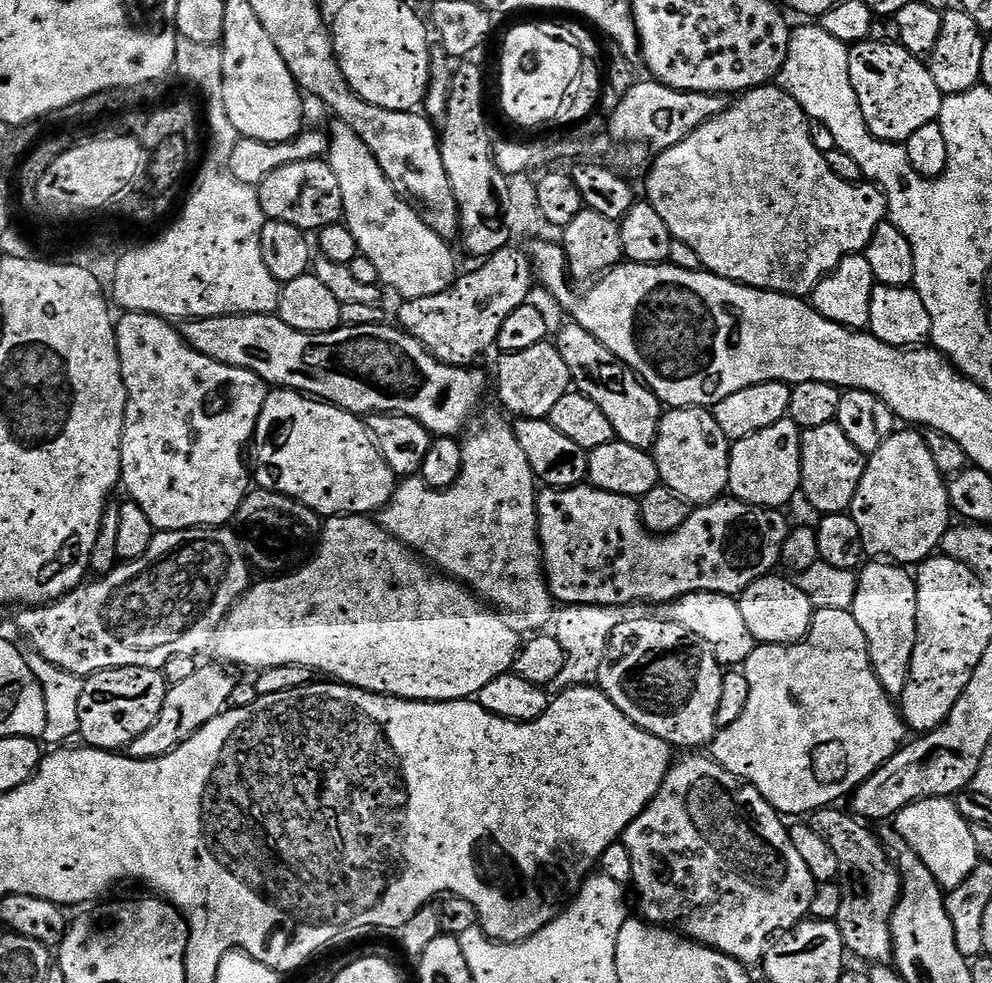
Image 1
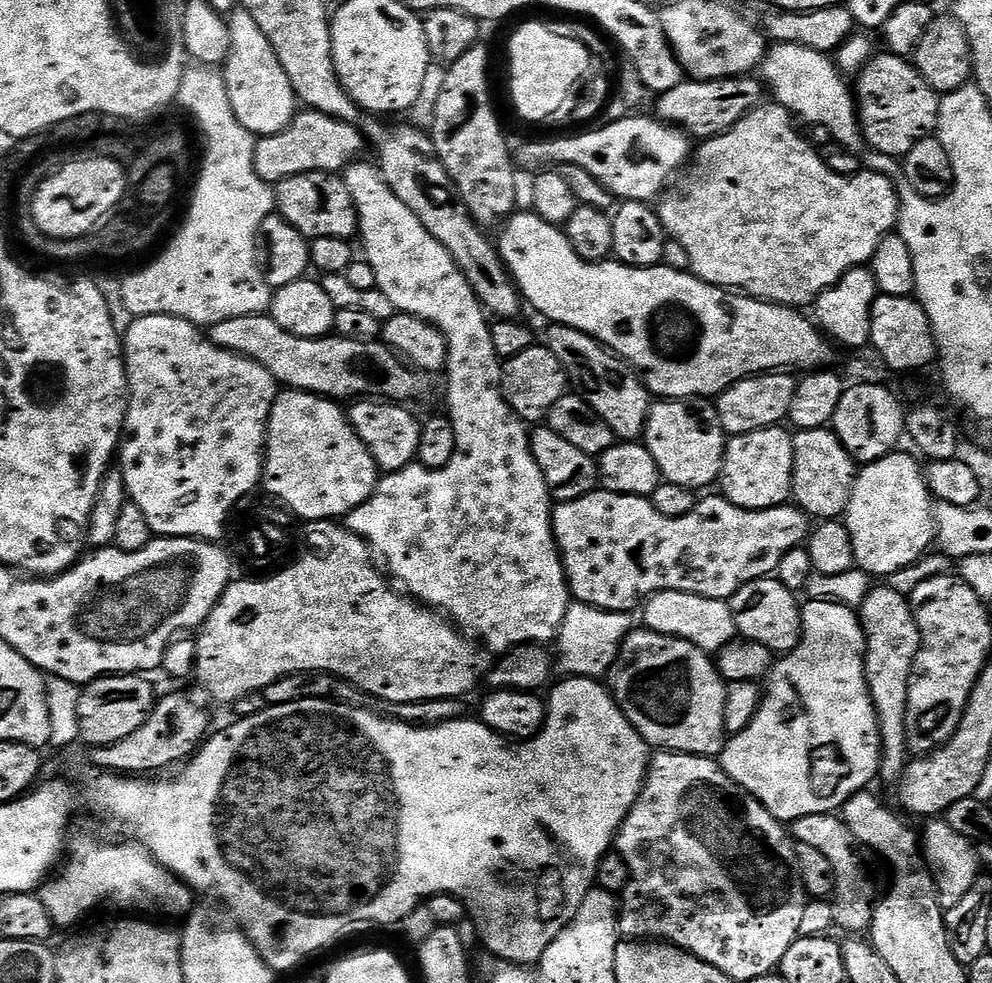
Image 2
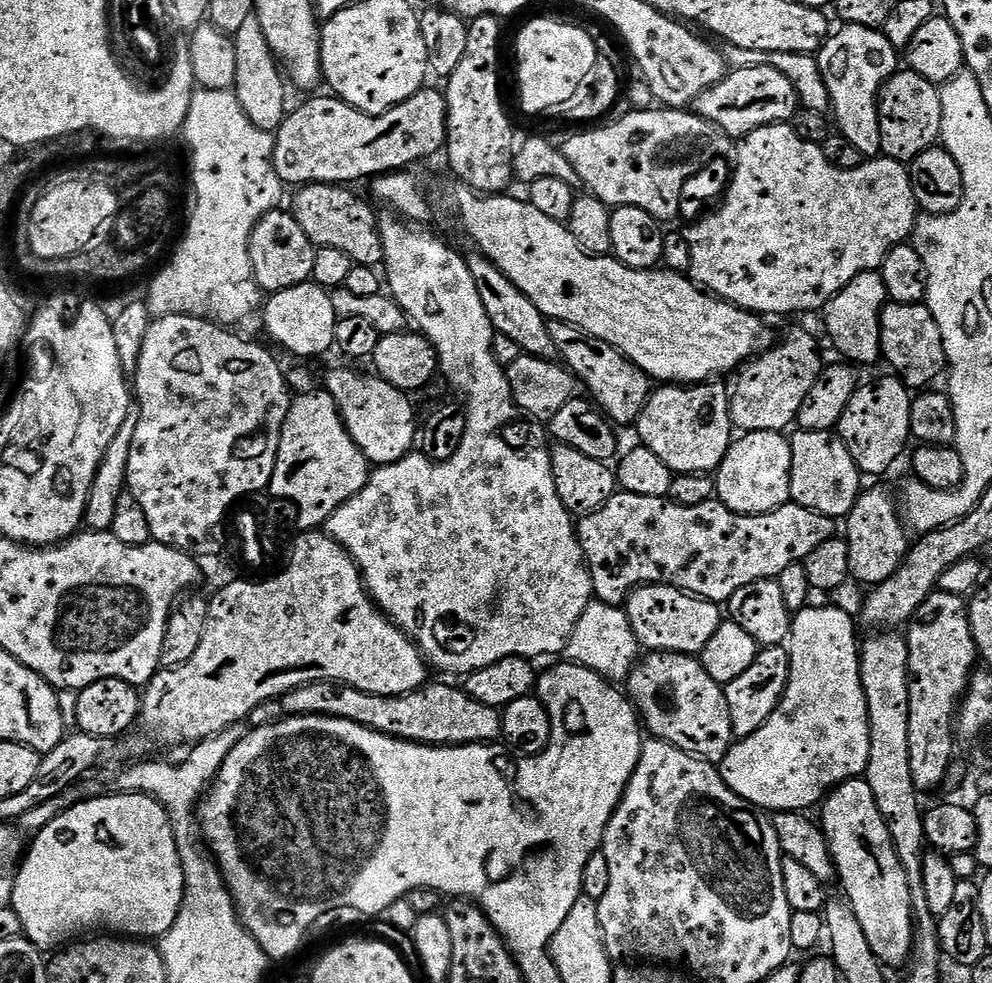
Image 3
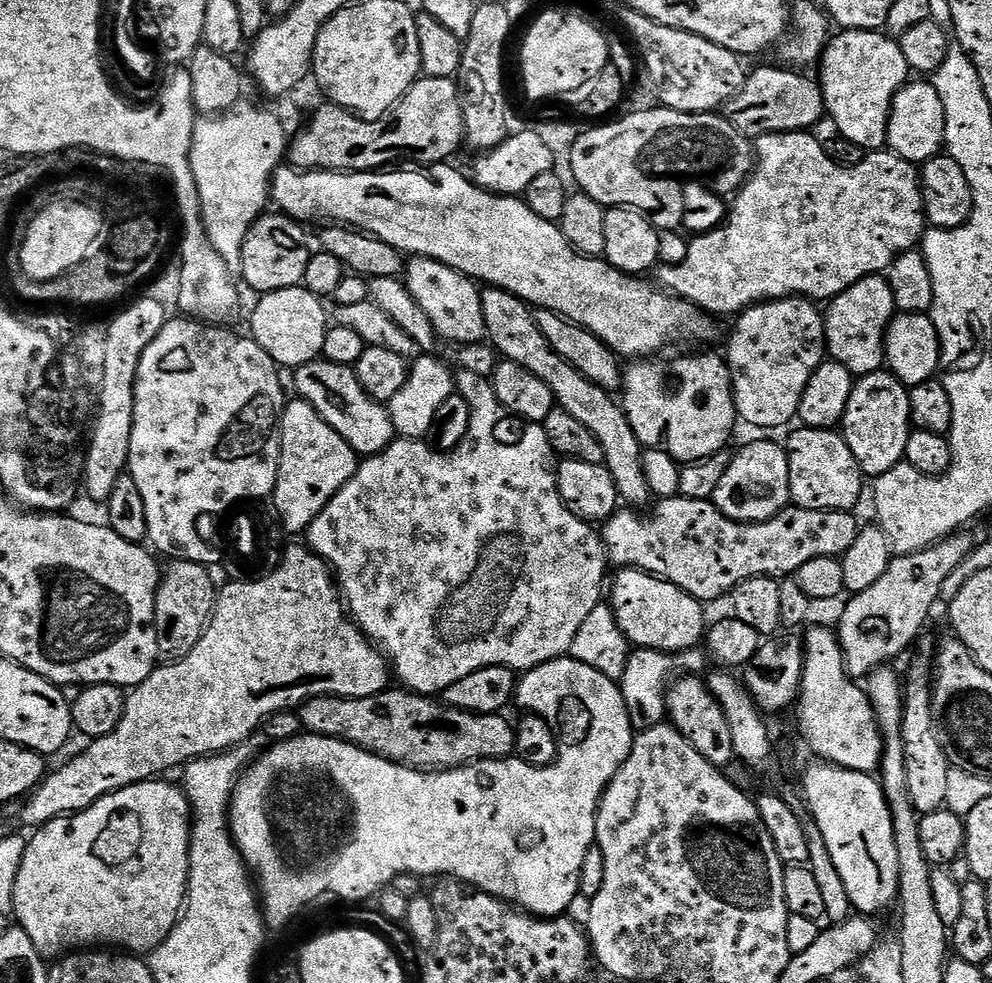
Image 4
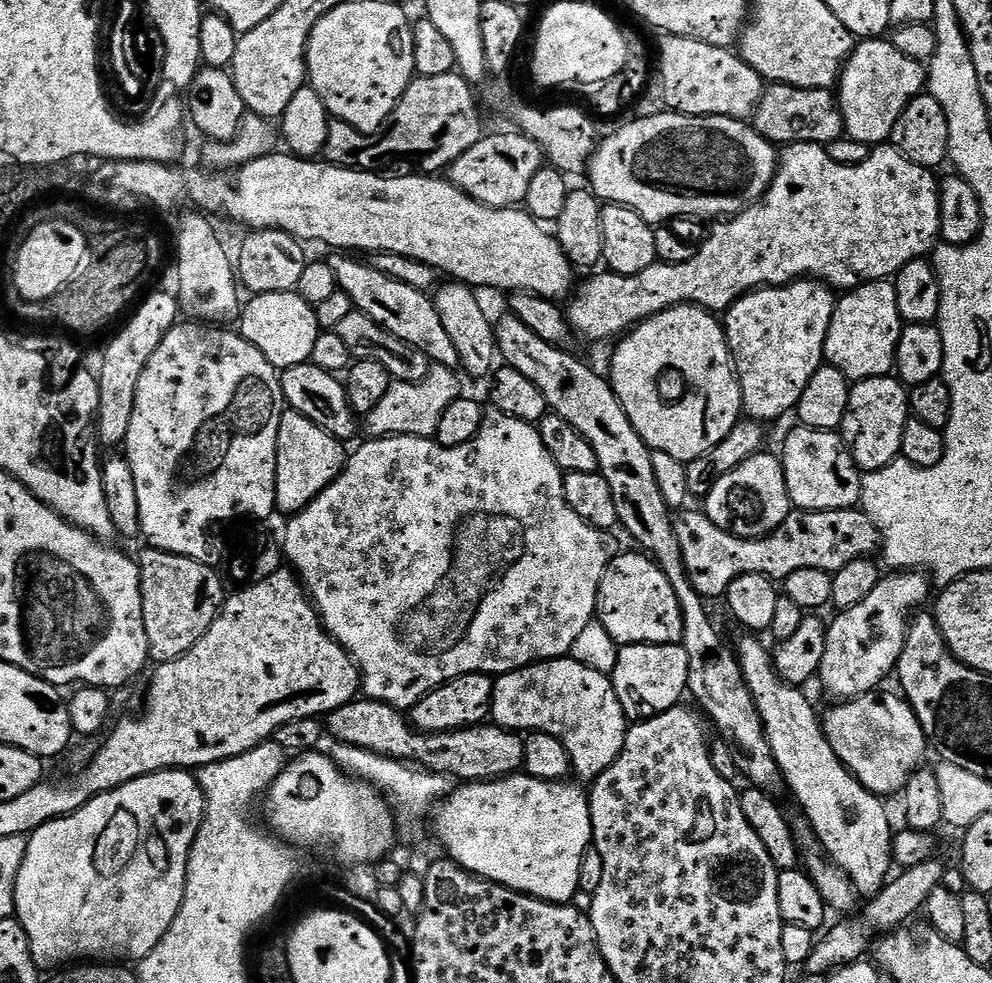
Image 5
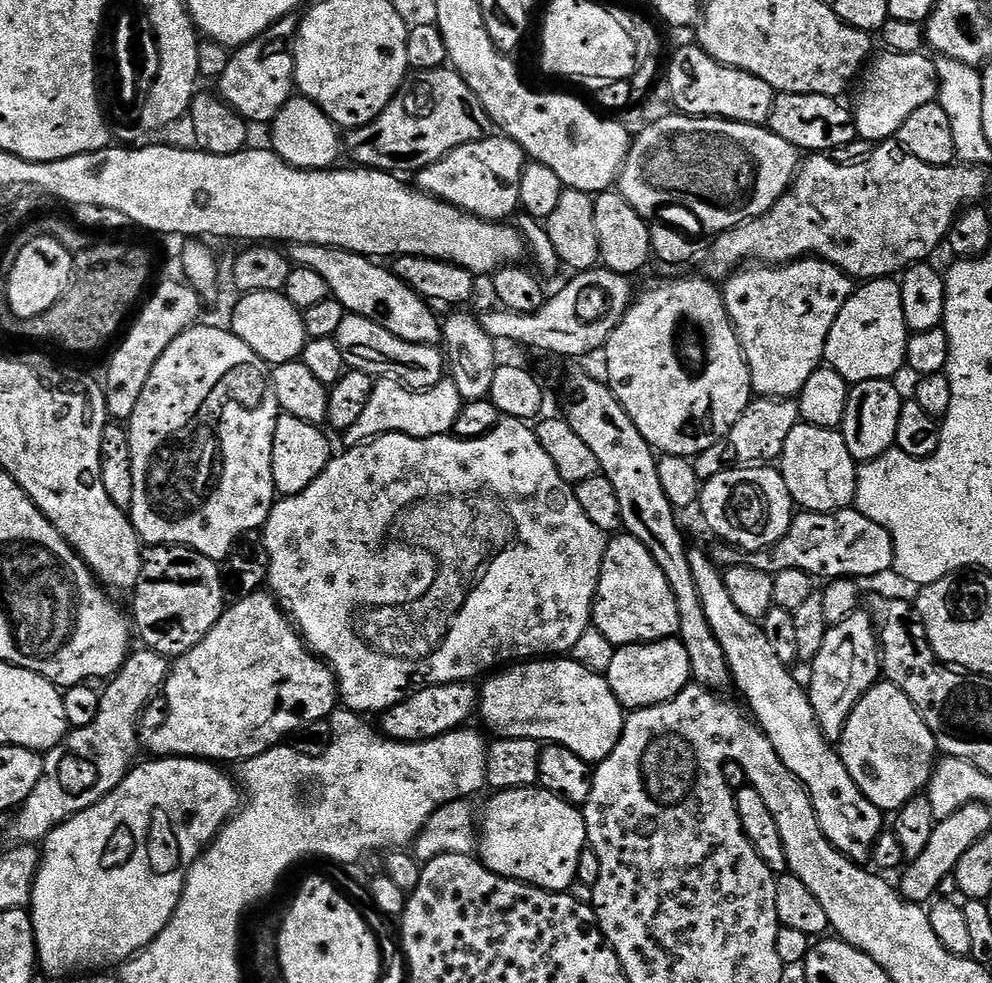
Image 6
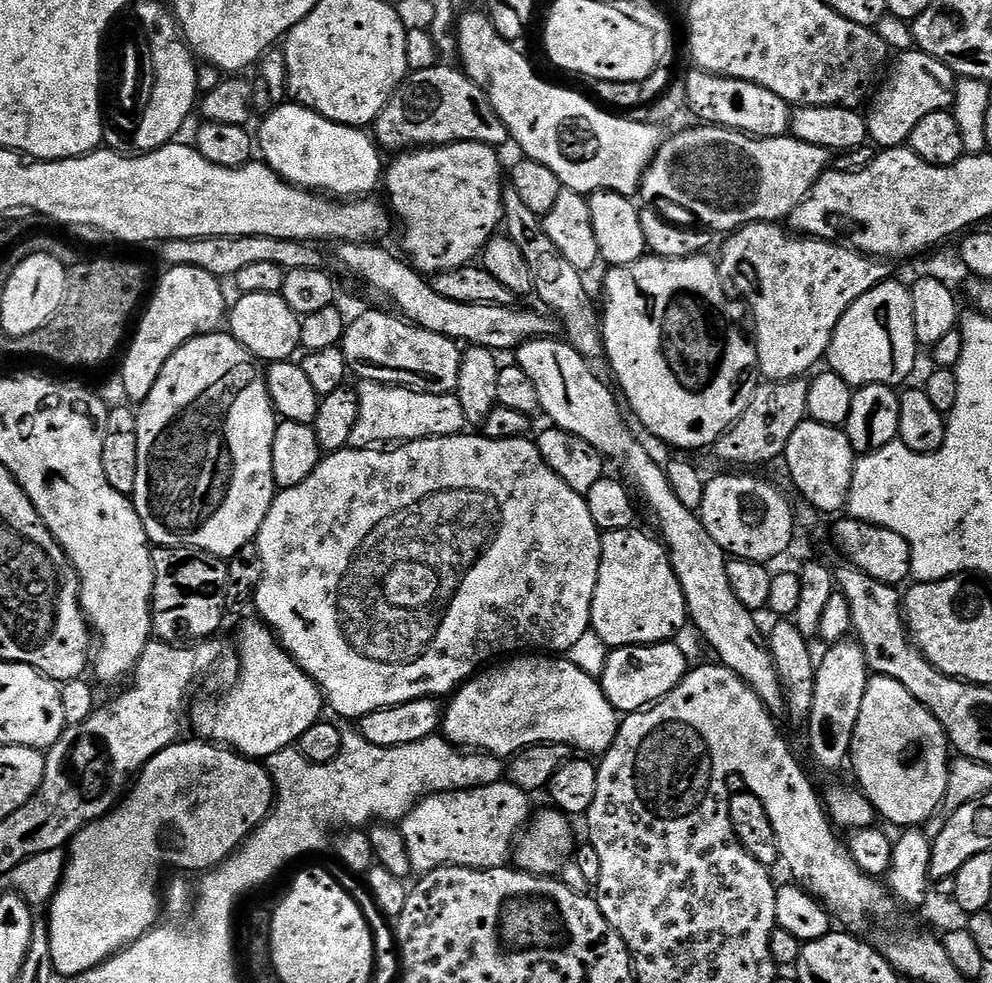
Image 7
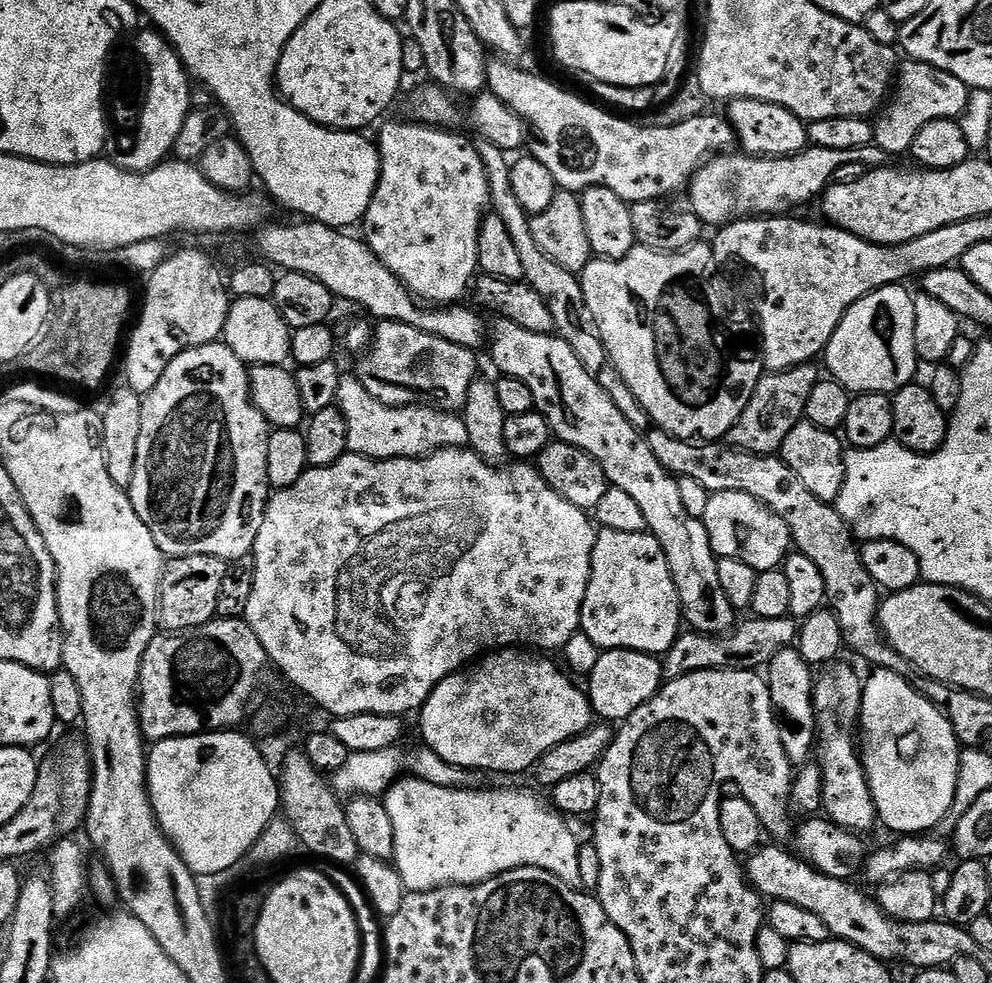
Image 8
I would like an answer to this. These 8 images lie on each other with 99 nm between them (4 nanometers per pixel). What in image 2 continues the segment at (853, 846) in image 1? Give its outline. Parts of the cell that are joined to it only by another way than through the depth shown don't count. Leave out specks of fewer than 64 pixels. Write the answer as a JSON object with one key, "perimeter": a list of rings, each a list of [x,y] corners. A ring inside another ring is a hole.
{"perimeter":[[[827,812],[826,814],[806,814],[806,818],[791,821],[790,835],[796,844],[814,846],[834,862],[836,871],[836,894],[831,901],[834,910],[834,925],[837,929],[848,932],[844,934],[864,934],[872,927],[874,899],[872,900],[872,884],[852,849],[854,837],[851,830],[845,826],[839,815]]]}

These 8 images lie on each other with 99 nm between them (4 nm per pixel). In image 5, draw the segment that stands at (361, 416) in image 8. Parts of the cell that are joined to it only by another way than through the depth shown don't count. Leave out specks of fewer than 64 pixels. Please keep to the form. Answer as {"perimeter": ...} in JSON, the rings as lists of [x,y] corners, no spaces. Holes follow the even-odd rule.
{"perimeter":[[[429,367],[426,378],[410,383],[408,380],[393,382],[386,390],[386,398],[374,406],[374,410],[366,417],[367,435],[372,438],[381,436],[423,436],[435,437],[438,422],[442,422],[442,414],[450,402],[460,399],[462,389],[457,373],[450,368]]]}

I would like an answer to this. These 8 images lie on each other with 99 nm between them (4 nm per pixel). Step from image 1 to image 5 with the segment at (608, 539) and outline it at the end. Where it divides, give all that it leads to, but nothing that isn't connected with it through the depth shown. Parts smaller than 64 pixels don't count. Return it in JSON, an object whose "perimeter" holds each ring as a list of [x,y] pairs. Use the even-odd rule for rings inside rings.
{"perimeter":[[[843,508],[837,512],[793,510],[788,513],[782,527],[771,532],[769,536],[759,536],[756,540],[744,540],[741,536],[735,536],[718,526],[714,526],[712,519],[703,511],[688,511],[681,511],[675,517],[676,537],[678,538],[678,546],[684,555],[684,565],[688,571],[690,582],[694,586],[694,590],[698,590],[701,596],[705,598],[723,597],[728,591],[730,582],[734,582],[734,578],[745,576],[745,574],[766,576],[773,582],[782,582],[787,576],[794,574],[794,570],[806,570],[807,568],[817,568],[834,574],[850,562],[871,557],[873,555],[871,552],[879,553],[882,548],[880,531],[876,529],[874,522],[864,511],[856,508]]]}

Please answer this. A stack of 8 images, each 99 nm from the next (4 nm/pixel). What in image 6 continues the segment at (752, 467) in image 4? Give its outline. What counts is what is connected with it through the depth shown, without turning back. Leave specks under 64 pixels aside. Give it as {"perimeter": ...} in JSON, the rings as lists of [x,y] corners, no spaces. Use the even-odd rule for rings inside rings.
{"perimeter":[[[761,466],[759,468],[735,468],[726,470],[714,478],[703,481],[698,501],[698,512],[704,515],[708,528],[725,544],[740,549],[741,553],[751,554],[770,550],[790,530],[794,515],[794,505],[790,490],[782,478],[779,467]]]}

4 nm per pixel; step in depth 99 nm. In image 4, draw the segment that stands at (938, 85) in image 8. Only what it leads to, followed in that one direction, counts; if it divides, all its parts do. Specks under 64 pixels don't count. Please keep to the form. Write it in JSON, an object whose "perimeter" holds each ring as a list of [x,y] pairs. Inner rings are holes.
{"perimeter":[[[840,30],[829,39],[823,56],[818,61],[820,76],[818,83],[824,95],[824,110],[827,119],[832,119],[835,131],[850,142],[866,150],[880,150],[885,147],[888,138],[888,119],[894,102],[894,94],[909,83],[910,69],[899,43],[883,31],[863,32],[862,30]]]}

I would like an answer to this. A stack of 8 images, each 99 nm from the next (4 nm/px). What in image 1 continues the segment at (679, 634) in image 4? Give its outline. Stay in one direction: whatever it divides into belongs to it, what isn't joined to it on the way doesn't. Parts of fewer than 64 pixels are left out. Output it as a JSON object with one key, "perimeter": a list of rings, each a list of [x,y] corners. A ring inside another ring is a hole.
{"perimeter":[[[691,592],[675,601],[671,608],[670,619],[686,626],[686,630],[704,641],[712,649],[716,661],[725,669],[743,666],[746,658],[750,658],[752,651],[758,647],[754,634],[750,634],[742,619],[739,599],[724,596],[721,592]]]}

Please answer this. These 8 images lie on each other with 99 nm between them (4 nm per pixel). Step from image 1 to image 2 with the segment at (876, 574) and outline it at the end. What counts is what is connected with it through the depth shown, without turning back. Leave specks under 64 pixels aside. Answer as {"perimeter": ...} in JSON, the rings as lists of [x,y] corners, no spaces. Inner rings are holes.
{"perimeter":[[[873,587],[862,602],[858,615],[864,630],[864,673],[872,701],[876,707],[876,717],[880,719],[880,771],[878,776],[881,781],[884,779],[896,782],[904,773],[904,767],[910,759],[908,743],[906,742],[906,710],[908,709],[908,691],[910,690],[912,667],[920,649],[920,631],[916,625],[916,617],[909,597],[905,593],[903,596],[896,588]]]}

